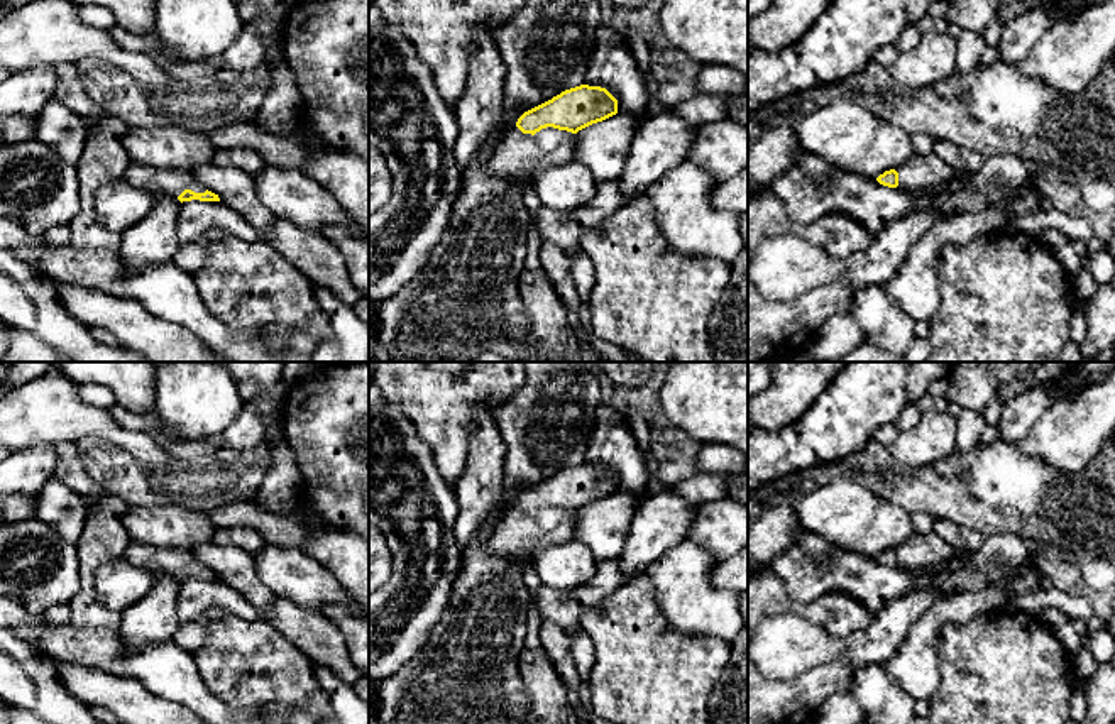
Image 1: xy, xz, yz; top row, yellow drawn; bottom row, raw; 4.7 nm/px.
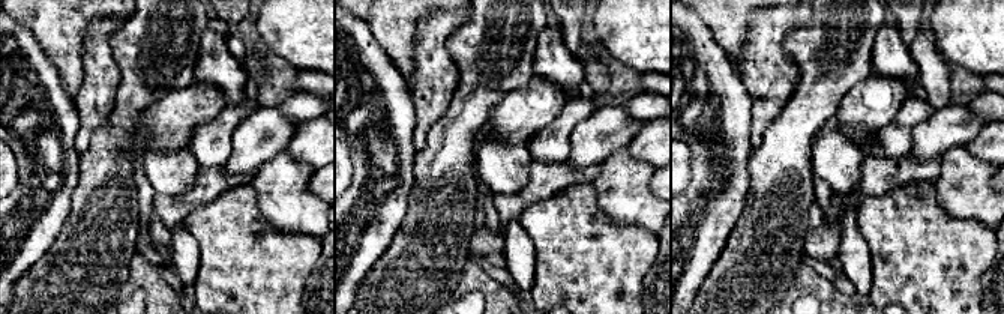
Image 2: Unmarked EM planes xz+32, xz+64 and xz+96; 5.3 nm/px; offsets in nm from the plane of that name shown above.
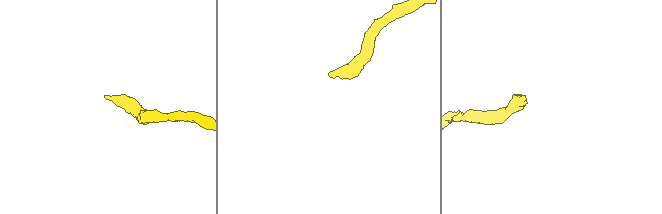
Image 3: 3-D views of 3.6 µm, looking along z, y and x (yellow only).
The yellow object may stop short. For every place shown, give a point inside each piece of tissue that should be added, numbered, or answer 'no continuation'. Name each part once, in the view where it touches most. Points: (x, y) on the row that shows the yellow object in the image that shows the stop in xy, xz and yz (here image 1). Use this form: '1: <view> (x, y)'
1: xz (520, 156)

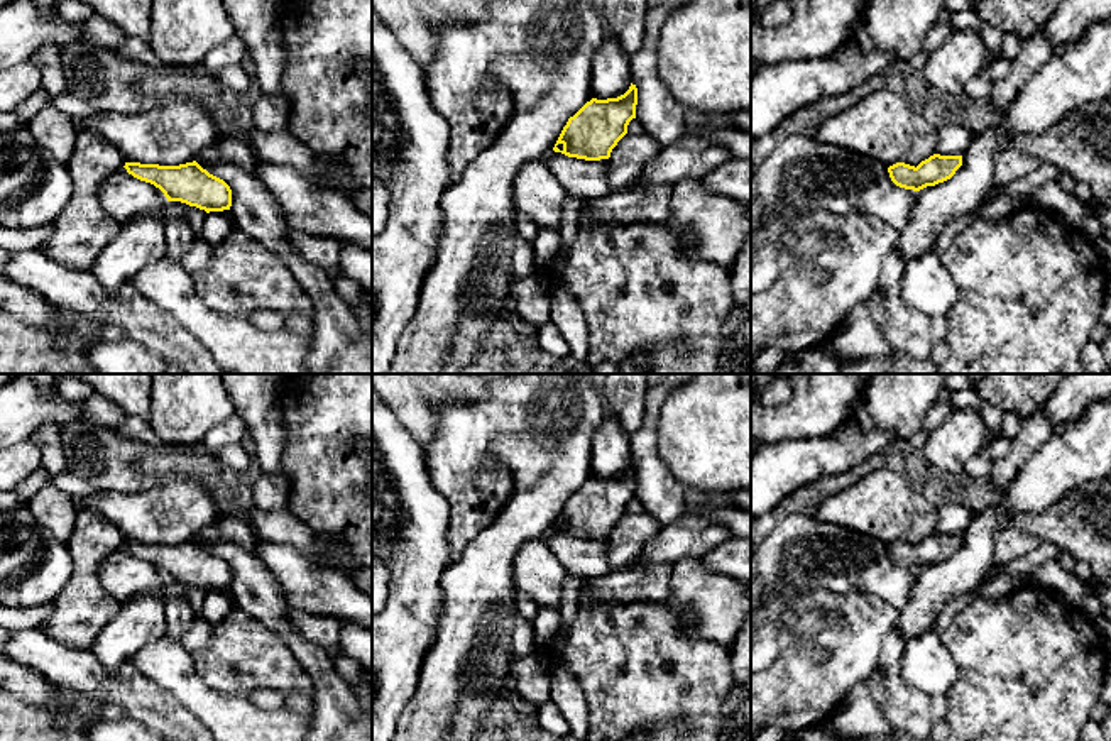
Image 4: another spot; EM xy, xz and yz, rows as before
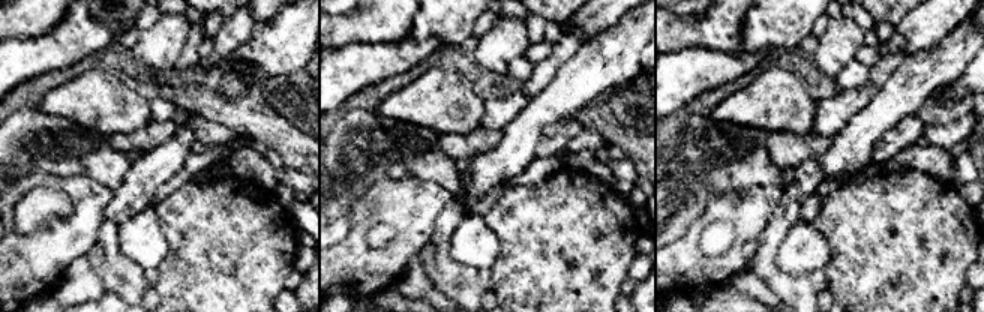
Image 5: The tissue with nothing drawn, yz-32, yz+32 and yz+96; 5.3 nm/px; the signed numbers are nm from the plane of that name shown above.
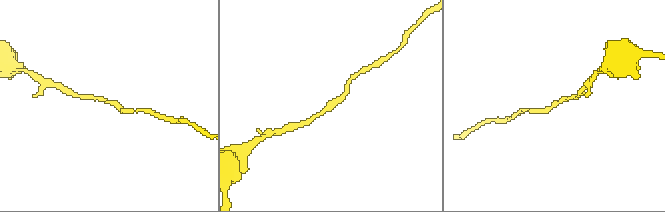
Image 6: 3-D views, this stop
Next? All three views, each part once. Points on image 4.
no continuation

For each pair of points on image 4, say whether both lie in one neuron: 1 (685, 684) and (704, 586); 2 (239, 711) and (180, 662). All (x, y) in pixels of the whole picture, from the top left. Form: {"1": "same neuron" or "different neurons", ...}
{"1": "different neurons", "2": "same neuron"}

